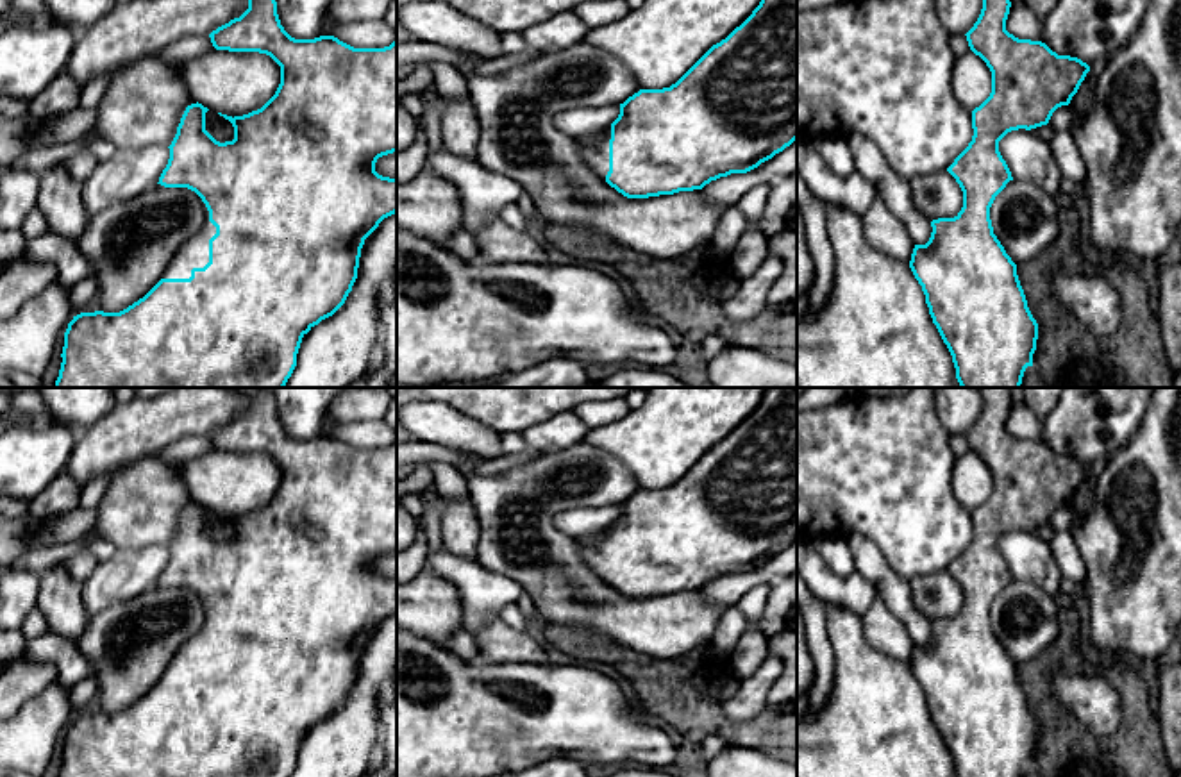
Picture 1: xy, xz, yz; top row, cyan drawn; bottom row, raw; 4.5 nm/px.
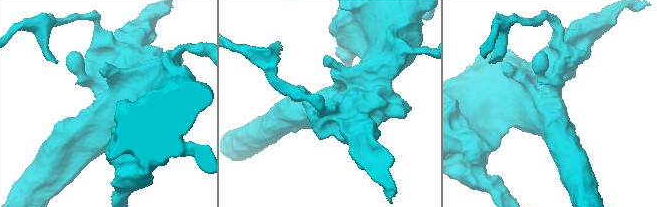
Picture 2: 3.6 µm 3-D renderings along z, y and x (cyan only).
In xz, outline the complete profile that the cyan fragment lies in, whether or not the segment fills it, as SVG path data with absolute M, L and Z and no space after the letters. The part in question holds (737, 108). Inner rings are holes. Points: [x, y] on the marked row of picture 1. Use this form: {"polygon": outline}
{"polygon": "M761 0L752 14L736 27L725 39L713 45L675 84L663 89L640 89L620 104L618 118L604 130L575 138L584 161L611 188L627 198L649 198L674 195L679 191L702 189L711 180L731 173L747 173L772 159L797 139L797 0Z"}

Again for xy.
{"polygon": "M248 0L248 9L209 34L216 50L259 52L281 66L281 84L275 95L257 111L243 116L223 116L234 127L234 139L220 143L205 130L202 104L186 107L172 141L170 159L159 182L164 188L188 188L205 204L202 229L172 257L161 280L138 302L120 313L80 313L64 332L63 363L54 388L284 388L297 366L302 338L322 320L332 316L347 300L357 279L364 239L379 223L397 213L397 179L375 171L379 157L397 152L397 39L384 48L354 48L334 36L295 39L281 25L275 0Z"}

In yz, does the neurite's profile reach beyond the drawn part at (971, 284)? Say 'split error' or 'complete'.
complete

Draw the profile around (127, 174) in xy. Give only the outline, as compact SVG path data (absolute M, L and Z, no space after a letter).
M168 146L116 148L114 155L100 163L82 182L82 200L89 214L98 214L155 186L168 159Z

